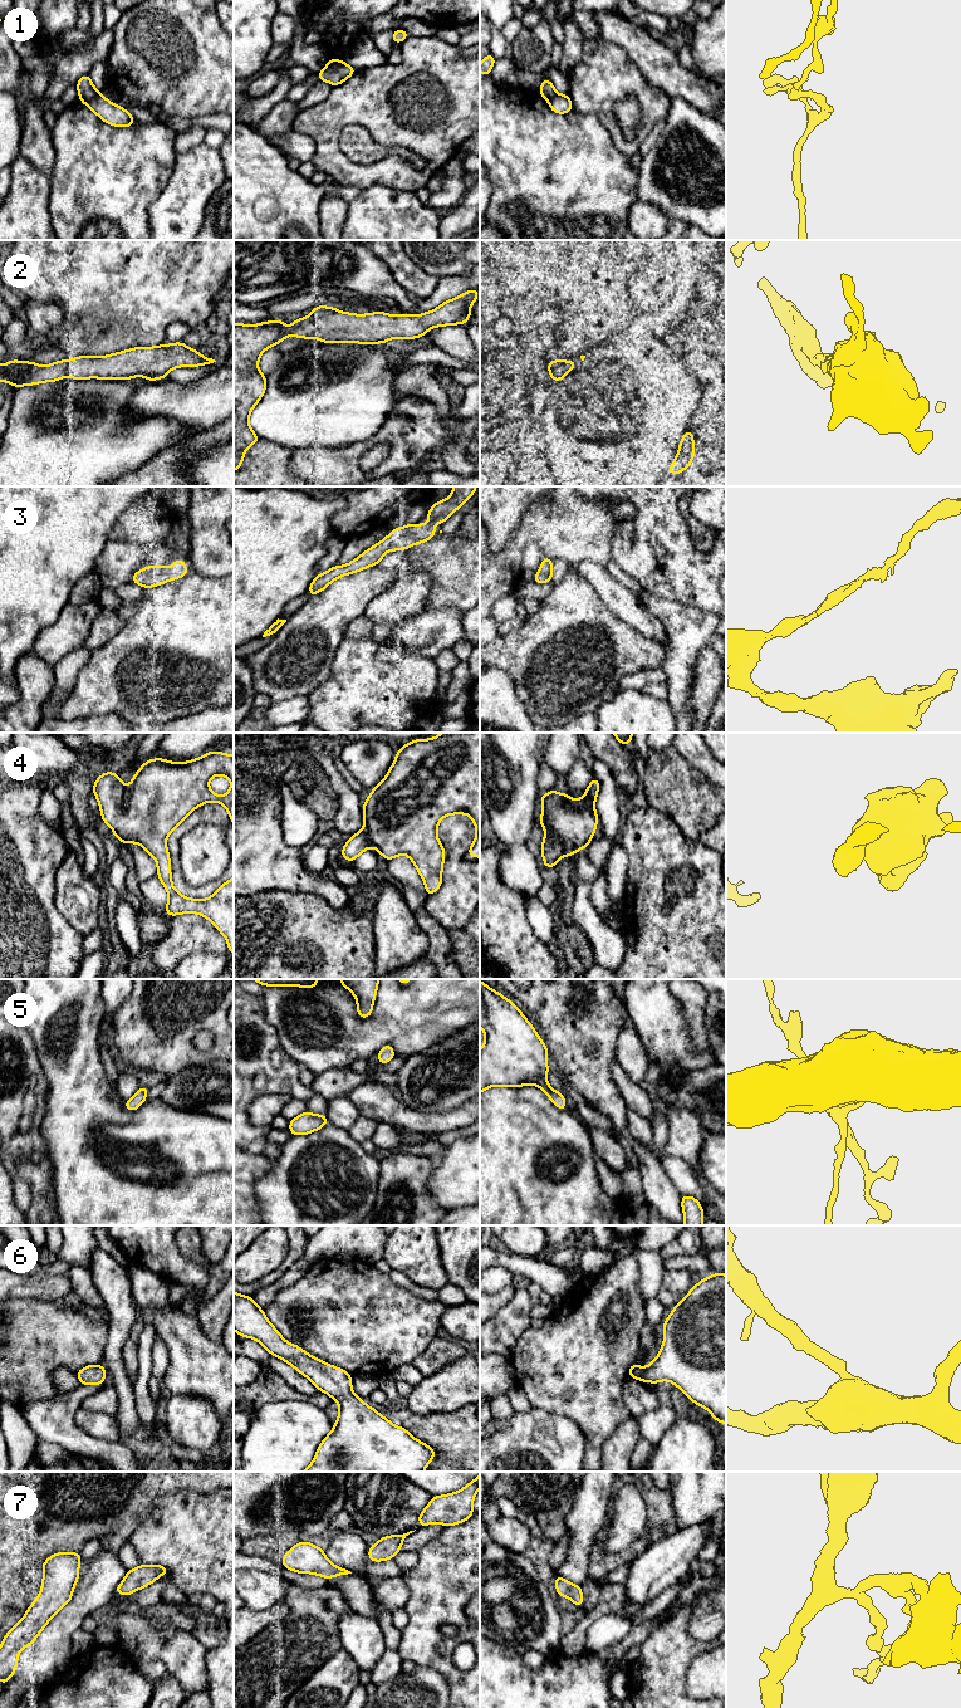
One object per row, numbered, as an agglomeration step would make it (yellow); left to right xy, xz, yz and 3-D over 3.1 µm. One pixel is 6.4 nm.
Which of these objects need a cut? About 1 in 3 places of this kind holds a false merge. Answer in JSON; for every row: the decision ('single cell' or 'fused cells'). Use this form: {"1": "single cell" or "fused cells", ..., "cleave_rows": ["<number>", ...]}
{"1": "fused cells", "2": "single cell", "3": "single cell", "4": "single cell", "5": "single cell", "6": "single cell", "7": "single cell", "cleave_rows": ["1"]}

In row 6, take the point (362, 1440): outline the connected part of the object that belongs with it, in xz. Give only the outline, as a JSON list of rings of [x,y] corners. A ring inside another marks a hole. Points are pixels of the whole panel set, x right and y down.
[[[234,1291],[234,1330],[239,1336],[256,1340],[270,1355],[291,1365],[308,1377],[318,1390],[339,1404],[339,1416],[333,1430],[323,1439],[315,1457],[303,1472],[423,1472],[436,1457],[433,1448],[413,1438],[407,1429],[396,1426],[352,1391],[352,1375],[325,1364],[301,1347],[283,1338],[251,1296]]]

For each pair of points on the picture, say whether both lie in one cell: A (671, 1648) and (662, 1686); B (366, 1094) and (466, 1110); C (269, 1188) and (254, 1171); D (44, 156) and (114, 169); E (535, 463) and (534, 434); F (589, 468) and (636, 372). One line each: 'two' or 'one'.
A: one
B: one
C: two
D: two
E: one
F: one

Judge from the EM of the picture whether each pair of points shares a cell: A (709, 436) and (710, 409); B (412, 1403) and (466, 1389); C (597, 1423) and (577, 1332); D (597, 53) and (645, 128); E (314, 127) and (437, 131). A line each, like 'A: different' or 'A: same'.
A: different
B: same
C: same
D: same
E: same

